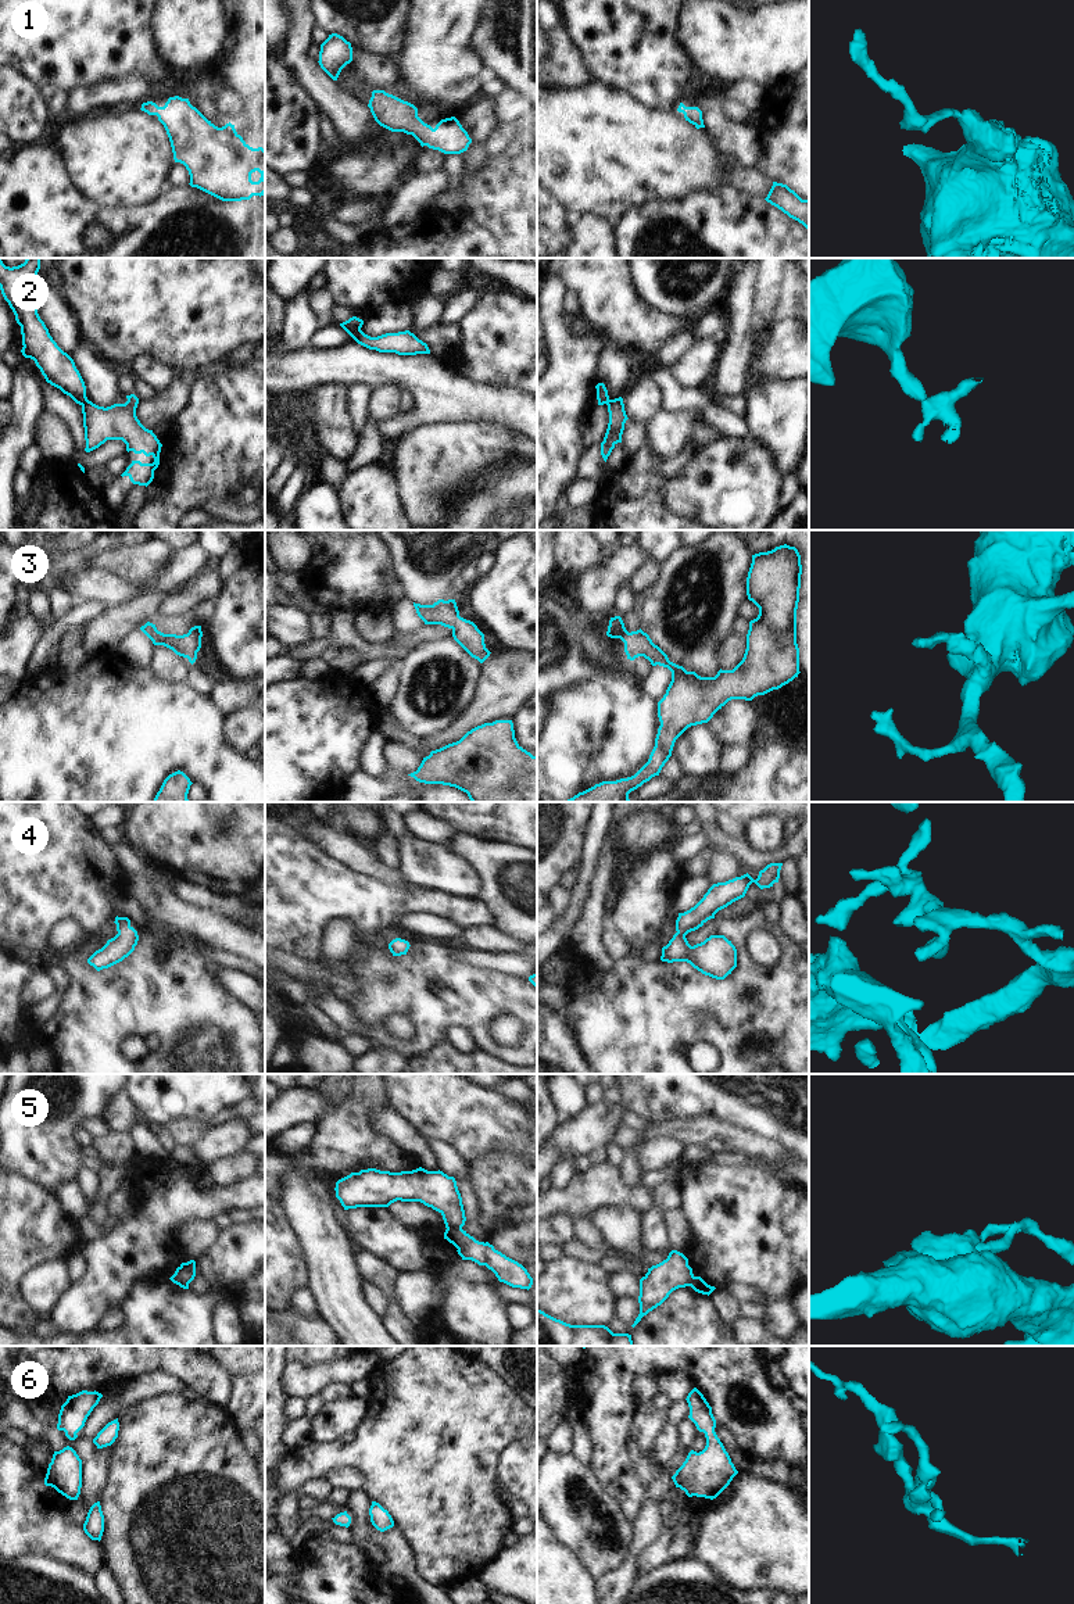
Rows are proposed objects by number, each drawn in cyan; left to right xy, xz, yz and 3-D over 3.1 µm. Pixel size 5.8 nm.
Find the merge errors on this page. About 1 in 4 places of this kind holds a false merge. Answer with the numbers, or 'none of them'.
2, 5

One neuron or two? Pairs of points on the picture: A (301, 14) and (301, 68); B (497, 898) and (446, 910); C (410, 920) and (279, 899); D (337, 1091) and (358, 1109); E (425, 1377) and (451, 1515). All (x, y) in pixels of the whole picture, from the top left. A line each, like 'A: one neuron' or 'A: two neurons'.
A: one neuron
B: two neurons
C: two neurons
D: two neurons
E: one neuron

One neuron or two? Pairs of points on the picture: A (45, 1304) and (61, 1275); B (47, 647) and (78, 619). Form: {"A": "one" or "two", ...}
{"A": "one", "B": "one"}

